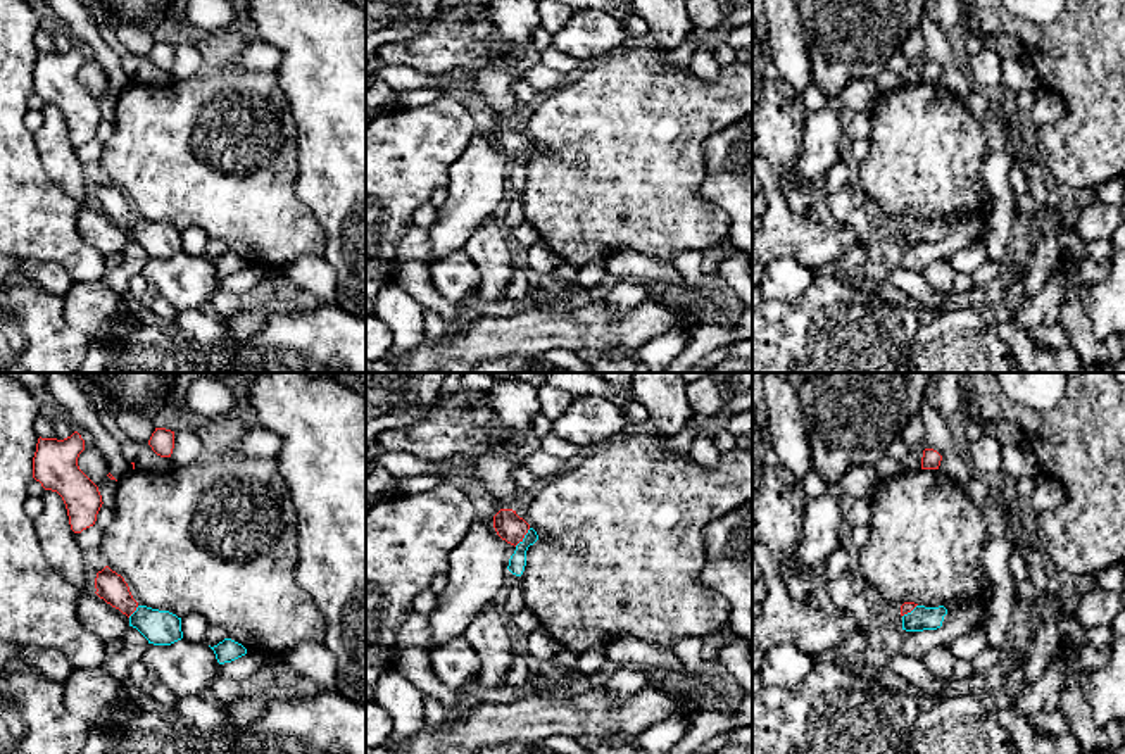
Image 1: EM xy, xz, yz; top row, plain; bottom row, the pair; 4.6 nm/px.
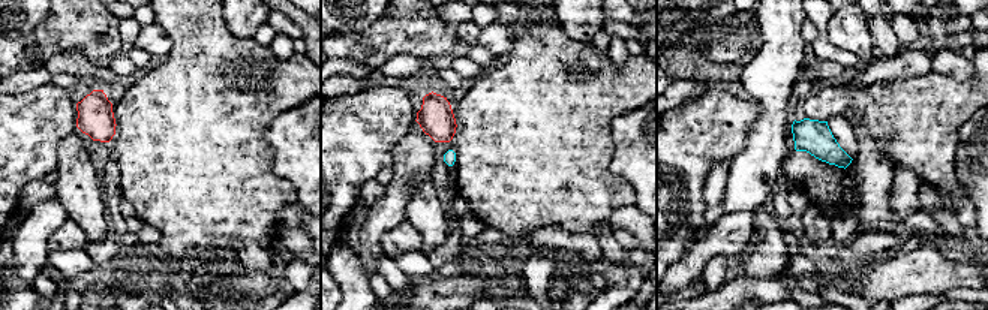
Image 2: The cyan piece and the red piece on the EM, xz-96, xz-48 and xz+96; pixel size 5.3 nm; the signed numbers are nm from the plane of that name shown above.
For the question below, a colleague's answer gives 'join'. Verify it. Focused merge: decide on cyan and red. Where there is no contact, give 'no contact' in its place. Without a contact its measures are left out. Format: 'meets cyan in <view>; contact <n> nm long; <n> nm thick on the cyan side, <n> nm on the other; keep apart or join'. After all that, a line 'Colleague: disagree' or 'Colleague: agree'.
meets cyan in xz; contact 120 nm long; 80 nm thick on the cyan side, 140 nm on the other; join
Colleague: agree

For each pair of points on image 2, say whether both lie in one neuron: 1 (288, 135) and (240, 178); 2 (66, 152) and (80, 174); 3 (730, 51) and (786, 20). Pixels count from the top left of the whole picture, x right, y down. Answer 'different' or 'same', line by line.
1: different
2: same
3: different

